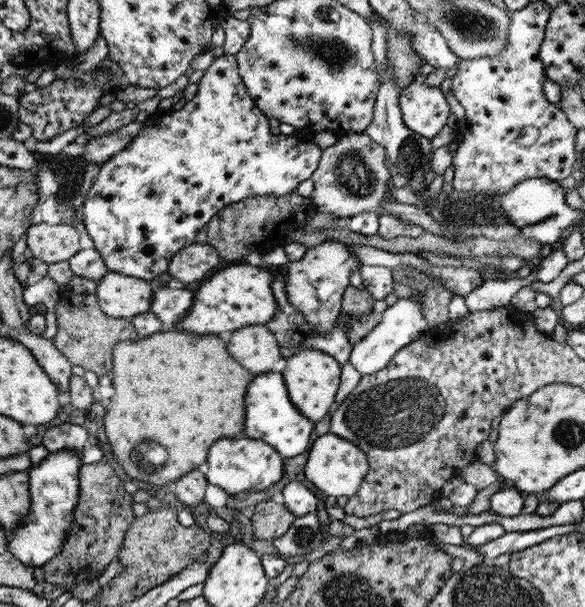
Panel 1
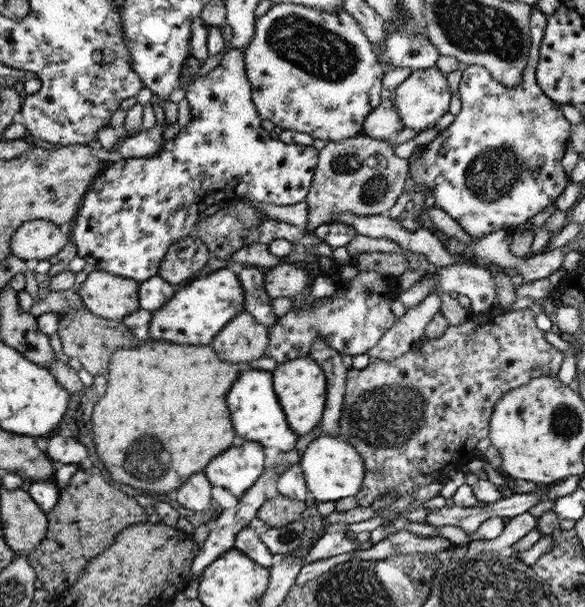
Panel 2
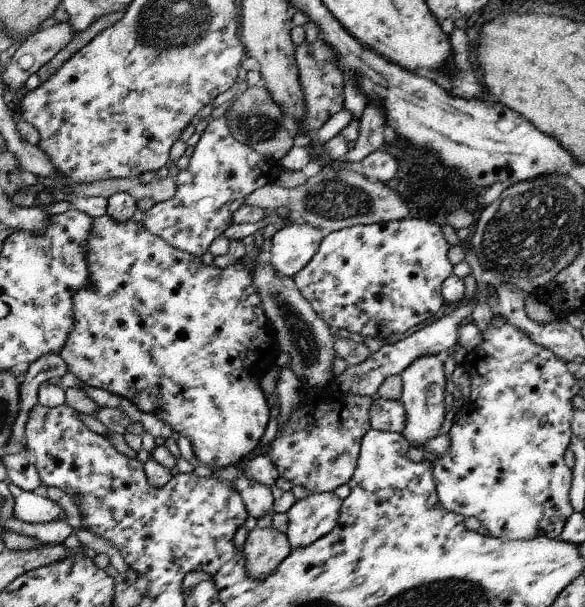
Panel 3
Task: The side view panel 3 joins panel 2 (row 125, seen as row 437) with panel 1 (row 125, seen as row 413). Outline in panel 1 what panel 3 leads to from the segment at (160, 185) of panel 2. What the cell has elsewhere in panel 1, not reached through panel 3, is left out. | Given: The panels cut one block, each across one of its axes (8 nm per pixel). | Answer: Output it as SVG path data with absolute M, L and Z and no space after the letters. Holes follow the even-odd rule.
M224 54L216 57L212 64L204 70L204 74L197 84L198 89L195 96L192 100L186 102L184 108L158 117L158 122L152 123L152 125L144 125L138 131L138 135L130 141L130 144L124 147L124 150L114 154L112 158L99 165L100 174L92 183L80 210L83 216L83 224L94 242L94 249L102 255L102 259L104 259L108 269L112 272L124 273L126 276L133 276L147 281L159 278L160 275L168 270L172 256L180 248L196 243L196 234L205 228L212 216L216 215L219 210L222 210L229 204L240 202L240 200L250 197L288 195L288 193L296 191L300 182L310 179L318 168L322 152L320 146L310 142L306 137L301 139L294 134L290 136L272 134L270 131L271 126L268 124L269 118L256 106L256 103L248 94L248 90L246 90L244 80L242 80L240 72L238 72L235 55Z

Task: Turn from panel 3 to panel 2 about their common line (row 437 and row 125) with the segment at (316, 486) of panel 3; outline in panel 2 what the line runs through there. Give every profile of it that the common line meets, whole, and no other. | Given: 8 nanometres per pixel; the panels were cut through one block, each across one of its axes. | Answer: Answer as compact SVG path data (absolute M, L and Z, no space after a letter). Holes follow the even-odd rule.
M273 3L272 7L265 14L256 19L255 32L251 42L242 51L244 53L246 74L251 84L251 97L258 115L264 120L271 120L275 126L279 126L282 130L306 132L314 139L320 138L326 142L338 142L345 138L357 137L364 130L363 124L366 116L380 106L380 102L385 96L382 90L382 78L385 74L383 66L378 64L376 53L372 51L372 44L360 29L358 21L344 9L330 12L324 11L324 9L310 8L303 4Z

